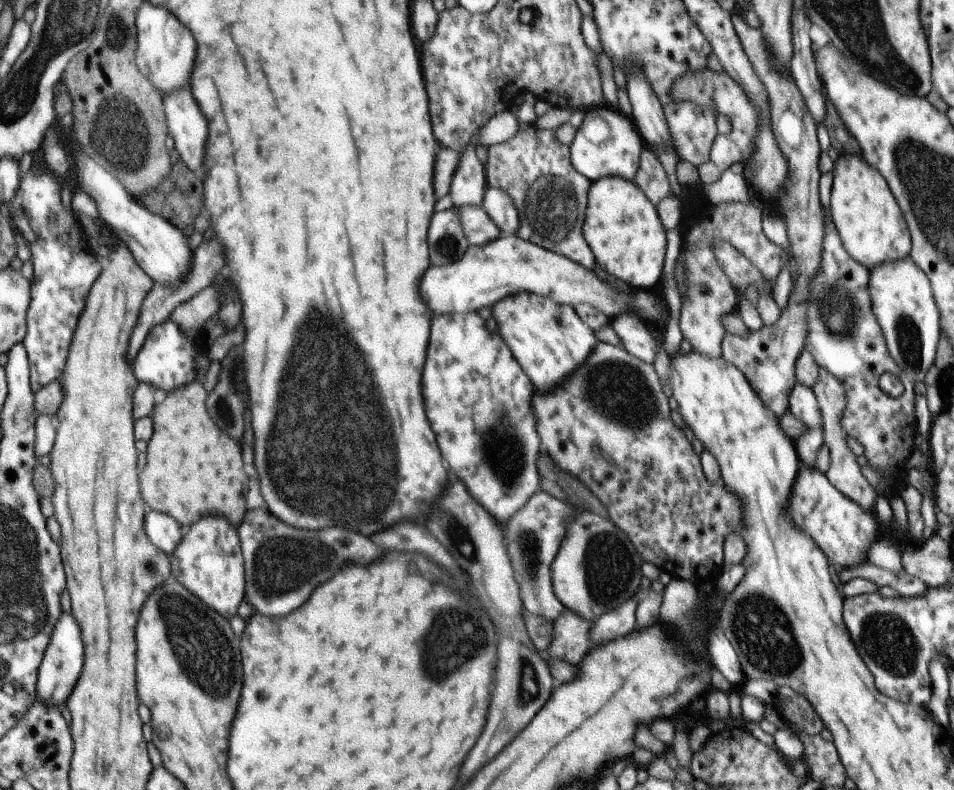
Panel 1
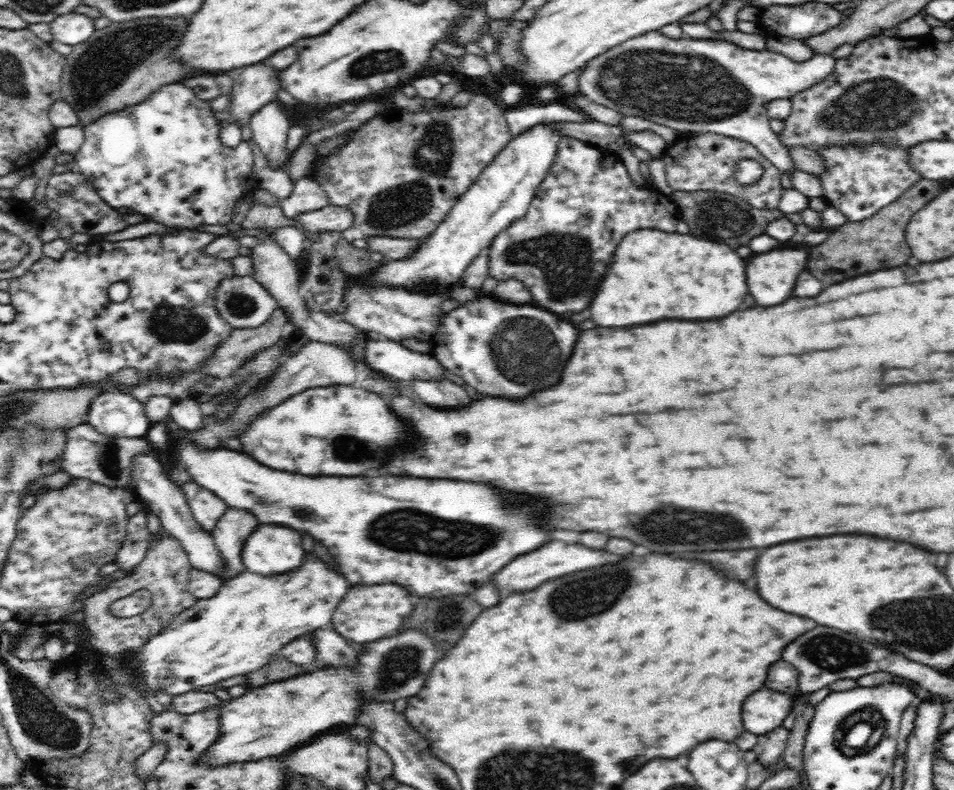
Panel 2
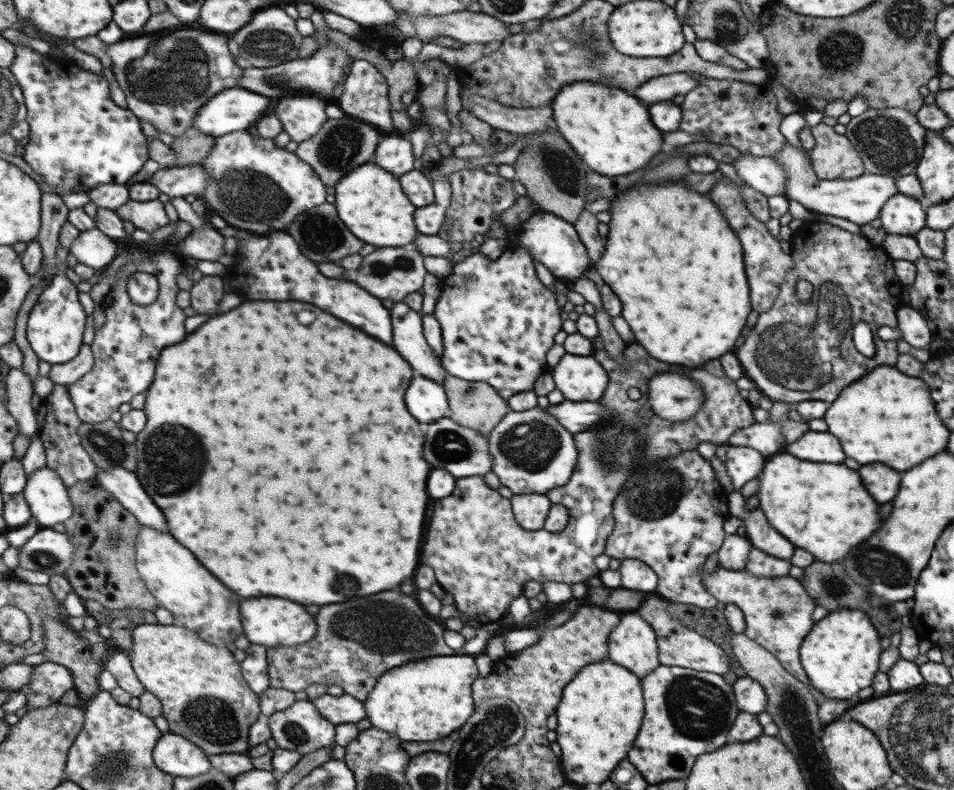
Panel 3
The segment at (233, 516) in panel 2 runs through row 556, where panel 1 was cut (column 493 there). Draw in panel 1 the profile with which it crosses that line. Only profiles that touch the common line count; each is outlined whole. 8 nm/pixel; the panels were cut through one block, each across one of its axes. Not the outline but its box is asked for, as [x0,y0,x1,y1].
[452,205,501,245]

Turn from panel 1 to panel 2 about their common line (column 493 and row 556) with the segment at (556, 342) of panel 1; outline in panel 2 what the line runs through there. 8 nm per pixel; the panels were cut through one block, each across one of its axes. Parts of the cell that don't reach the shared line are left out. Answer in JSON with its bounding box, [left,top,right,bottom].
[132,552,352,696]

